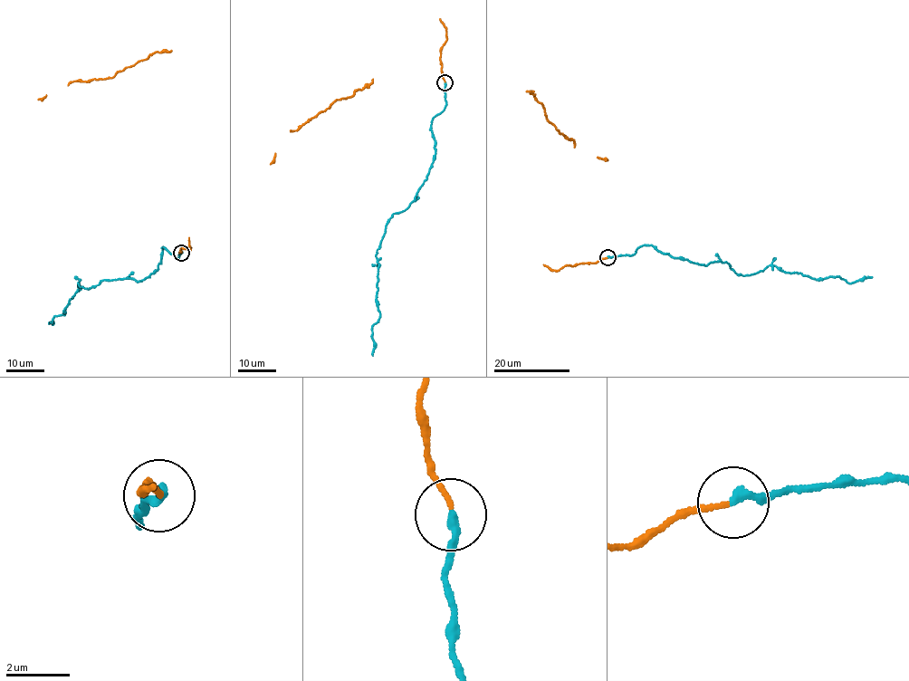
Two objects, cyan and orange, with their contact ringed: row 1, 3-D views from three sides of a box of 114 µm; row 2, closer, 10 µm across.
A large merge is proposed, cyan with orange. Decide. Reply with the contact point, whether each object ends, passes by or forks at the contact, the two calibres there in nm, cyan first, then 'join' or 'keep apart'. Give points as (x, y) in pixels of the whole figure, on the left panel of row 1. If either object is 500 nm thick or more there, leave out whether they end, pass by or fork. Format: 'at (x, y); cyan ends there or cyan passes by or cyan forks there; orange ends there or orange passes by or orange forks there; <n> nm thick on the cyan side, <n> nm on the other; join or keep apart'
at (181, 253); cyan ends there; orange ends there; 280 nm thick on the cyan side, 150 nm on the other; join

